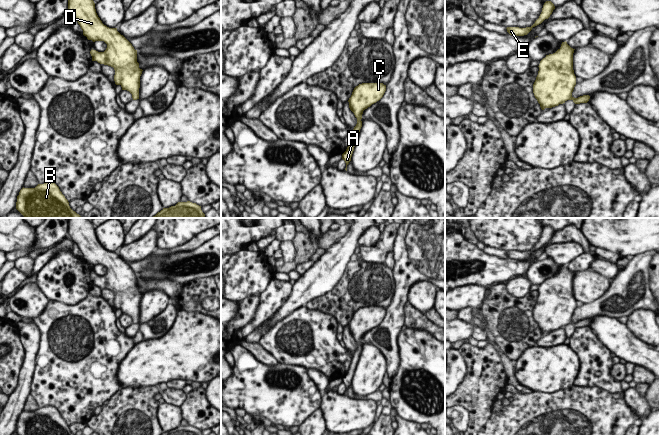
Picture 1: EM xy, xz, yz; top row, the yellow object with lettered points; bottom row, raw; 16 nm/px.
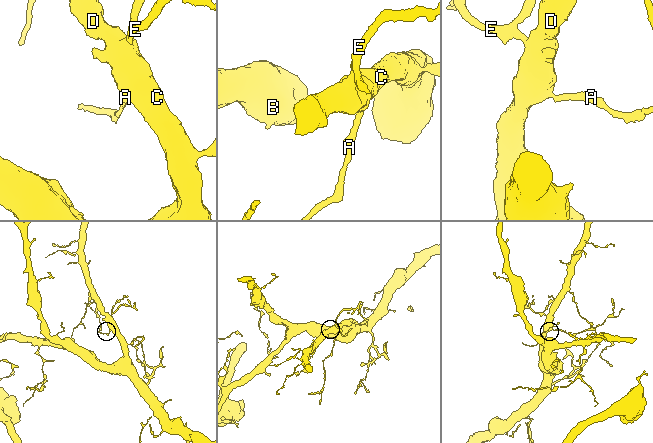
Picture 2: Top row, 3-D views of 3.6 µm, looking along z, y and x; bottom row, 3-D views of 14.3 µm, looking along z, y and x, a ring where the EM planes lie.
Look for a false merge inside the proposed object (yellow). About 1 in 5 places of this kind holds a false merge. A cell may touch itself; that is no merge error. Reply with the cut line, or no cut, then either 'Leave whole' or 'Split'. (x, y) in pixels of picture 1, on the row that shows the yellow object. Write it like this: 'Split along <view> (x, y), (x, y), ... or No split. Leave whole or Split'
No split. Leave whole

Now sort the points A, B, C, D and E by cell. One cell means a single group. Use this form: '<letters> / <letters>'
A B C D E

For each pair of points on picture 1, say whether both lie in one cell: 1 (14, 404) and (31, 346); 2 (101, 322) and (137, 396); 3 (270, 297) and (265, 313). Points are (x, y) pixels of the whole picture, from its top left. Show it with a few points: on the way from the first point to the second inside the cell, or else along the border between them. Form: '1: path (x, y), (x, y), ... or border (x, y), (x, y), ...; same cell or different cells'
1: path (22, 390), (29, 360); same cell
2: border (122, 387), (104, 402); different cells
3: path (270, 301), (265, 309); same cell

